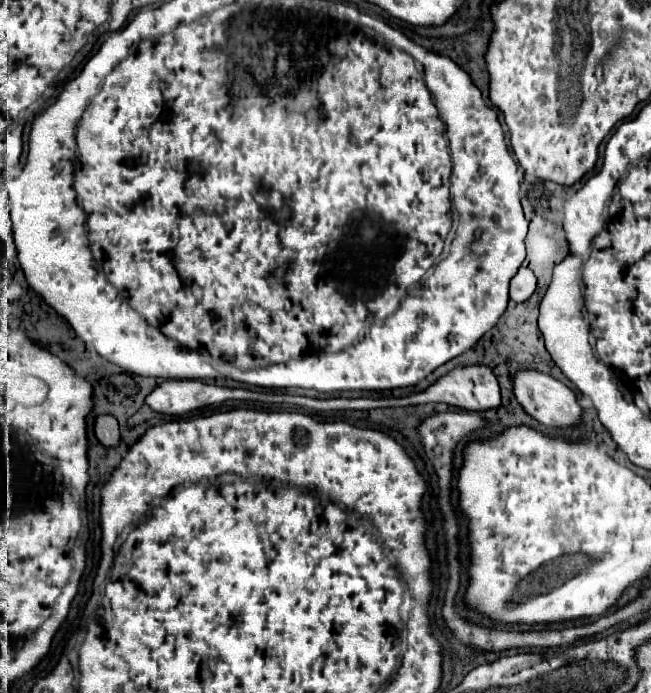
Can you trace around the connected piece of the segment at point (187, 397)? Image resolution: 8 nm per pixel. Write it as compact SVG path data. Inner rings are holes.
M165 380L147 396L145 402L155 412L177 416L223 400L229 400L227 386L207 384L201 380Z

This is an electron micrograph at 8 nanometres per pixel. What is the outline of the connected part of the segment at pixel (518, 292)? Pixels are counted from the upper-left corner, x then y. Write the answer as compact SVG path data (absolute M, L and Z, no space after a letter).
M519 268L519 272L511 278L511 300L515 302L525 302L533 290L535 290L537 278L529 268Z

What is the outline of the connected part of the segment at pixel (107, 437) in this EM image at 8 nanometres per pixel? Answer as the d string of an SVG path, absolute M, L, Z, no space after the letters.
M101 414L95 418L95 436L105 446L117 446L119 444L119 426L117 420L111 414Z

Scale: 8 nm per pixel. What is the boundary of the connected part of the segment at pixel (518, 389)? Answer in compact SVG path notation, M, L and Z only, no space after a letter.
M519 370L515 374L515 398L525 408L527 414L531 414L537 422L541 422L547 428L569 428L577 426L581 422L583 410L577 404L577 396L571 388L567 388L563 382L537 372L537 370Z

